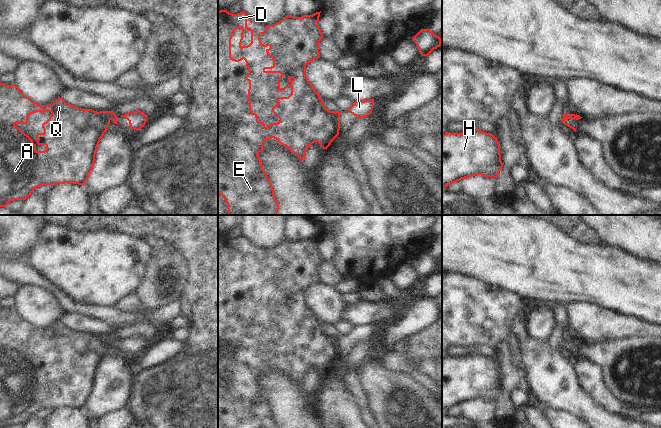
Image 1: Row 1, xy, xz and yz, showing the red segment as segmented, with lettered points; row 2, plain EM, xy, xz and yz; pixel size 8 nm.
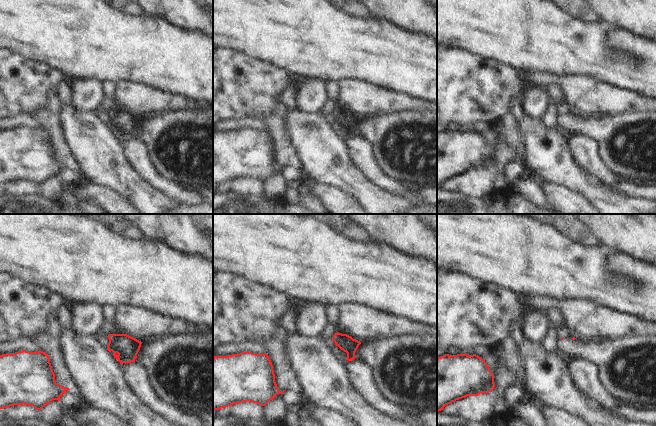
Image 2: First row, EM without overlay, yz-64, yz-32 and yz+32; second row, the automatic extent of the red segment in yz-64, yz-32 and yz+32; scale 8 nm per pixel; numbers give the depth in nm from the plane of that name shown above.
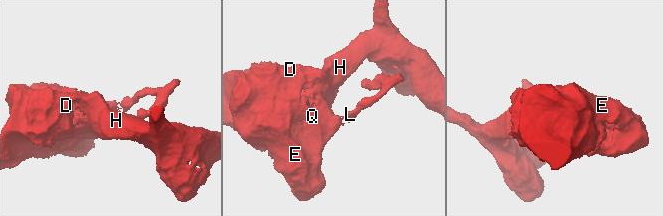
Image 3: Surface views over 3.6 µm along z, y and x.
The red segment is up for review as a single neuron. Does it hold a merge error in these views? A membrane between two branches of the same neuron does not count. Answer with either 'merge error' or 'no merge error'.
merge error

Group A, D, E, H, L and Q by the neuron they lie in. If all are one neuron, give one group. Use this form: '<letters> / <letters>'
A D E H Q / L

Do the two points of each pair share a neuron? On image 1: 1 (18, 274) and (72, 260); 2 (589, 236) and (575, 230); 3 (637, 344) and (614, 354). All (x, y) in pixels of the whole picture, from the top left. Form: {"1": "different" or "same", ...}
{"1": "different", "2": "same", "3": "same"}

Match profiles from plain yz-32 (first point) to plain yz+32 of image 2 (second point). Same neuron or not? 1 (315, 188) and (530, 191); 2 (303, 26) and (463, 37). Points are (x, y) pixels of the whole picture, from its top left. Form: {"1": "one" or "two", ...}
{"1": "two", "2": "one"}

